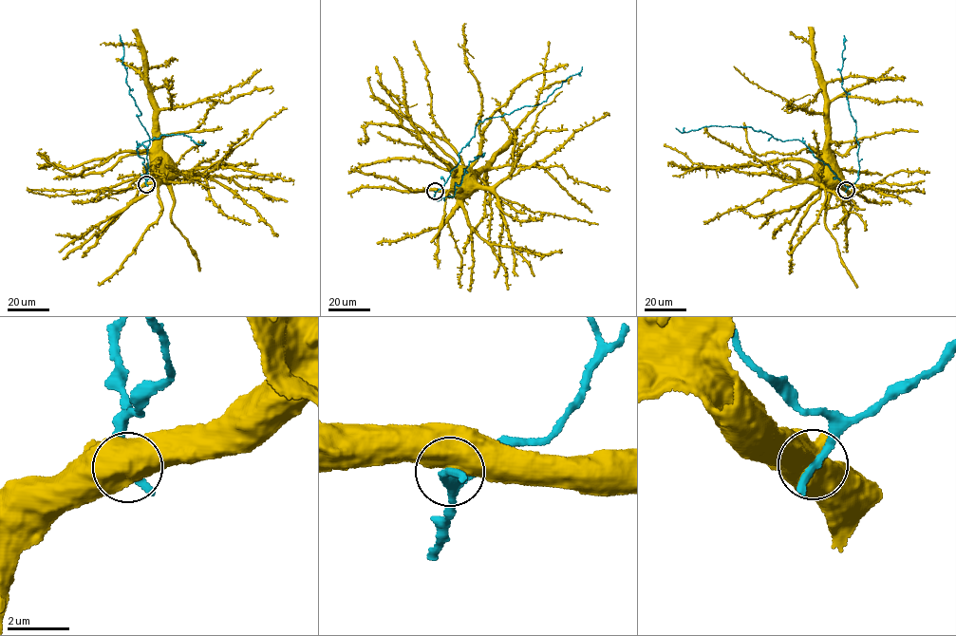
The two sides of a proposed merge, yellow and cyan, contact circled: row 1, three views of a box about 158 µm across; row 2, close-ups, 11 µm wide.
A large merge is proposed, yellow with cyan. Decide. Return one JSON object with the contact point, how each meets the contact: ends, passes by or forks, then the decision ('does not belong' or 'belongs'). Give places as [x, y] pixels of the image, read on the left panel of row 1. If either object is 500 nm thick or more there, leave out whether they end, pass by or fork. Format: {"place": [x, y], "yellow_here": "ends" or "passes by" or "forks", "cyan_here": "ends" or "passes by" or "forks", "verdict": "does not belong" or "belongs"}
{"place": [146, 184], "verdict": "does not belong"}

